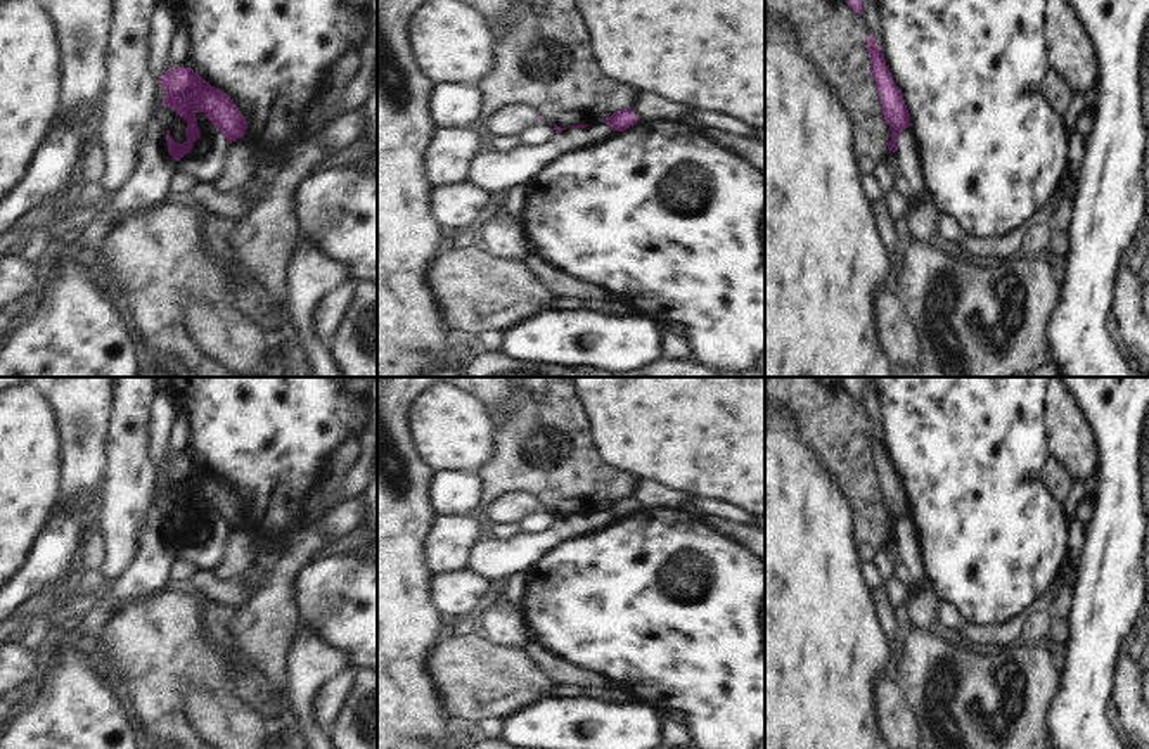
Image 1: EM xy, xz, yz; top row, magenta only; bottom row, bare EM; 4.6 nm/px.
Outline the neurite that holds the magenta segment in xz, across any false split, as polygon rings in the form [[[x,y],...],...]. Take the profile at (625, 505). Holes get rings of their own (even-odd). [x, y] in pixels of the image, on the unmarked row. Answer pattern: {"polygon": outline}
{"polygon": [[[625,495],[613,503],[609,503],[604,510],[609,512],[614,519],[625,519],[626,515],[633,514],[639,509],[639,503],[630,496]]]}

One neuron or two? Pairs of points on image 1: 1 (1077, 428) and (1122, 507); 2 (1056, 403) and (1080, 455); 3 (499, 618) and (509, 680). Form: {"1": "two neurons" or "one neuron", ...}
{"1": "two neurons", "2": "one neuron", "3": "two neurons"}

